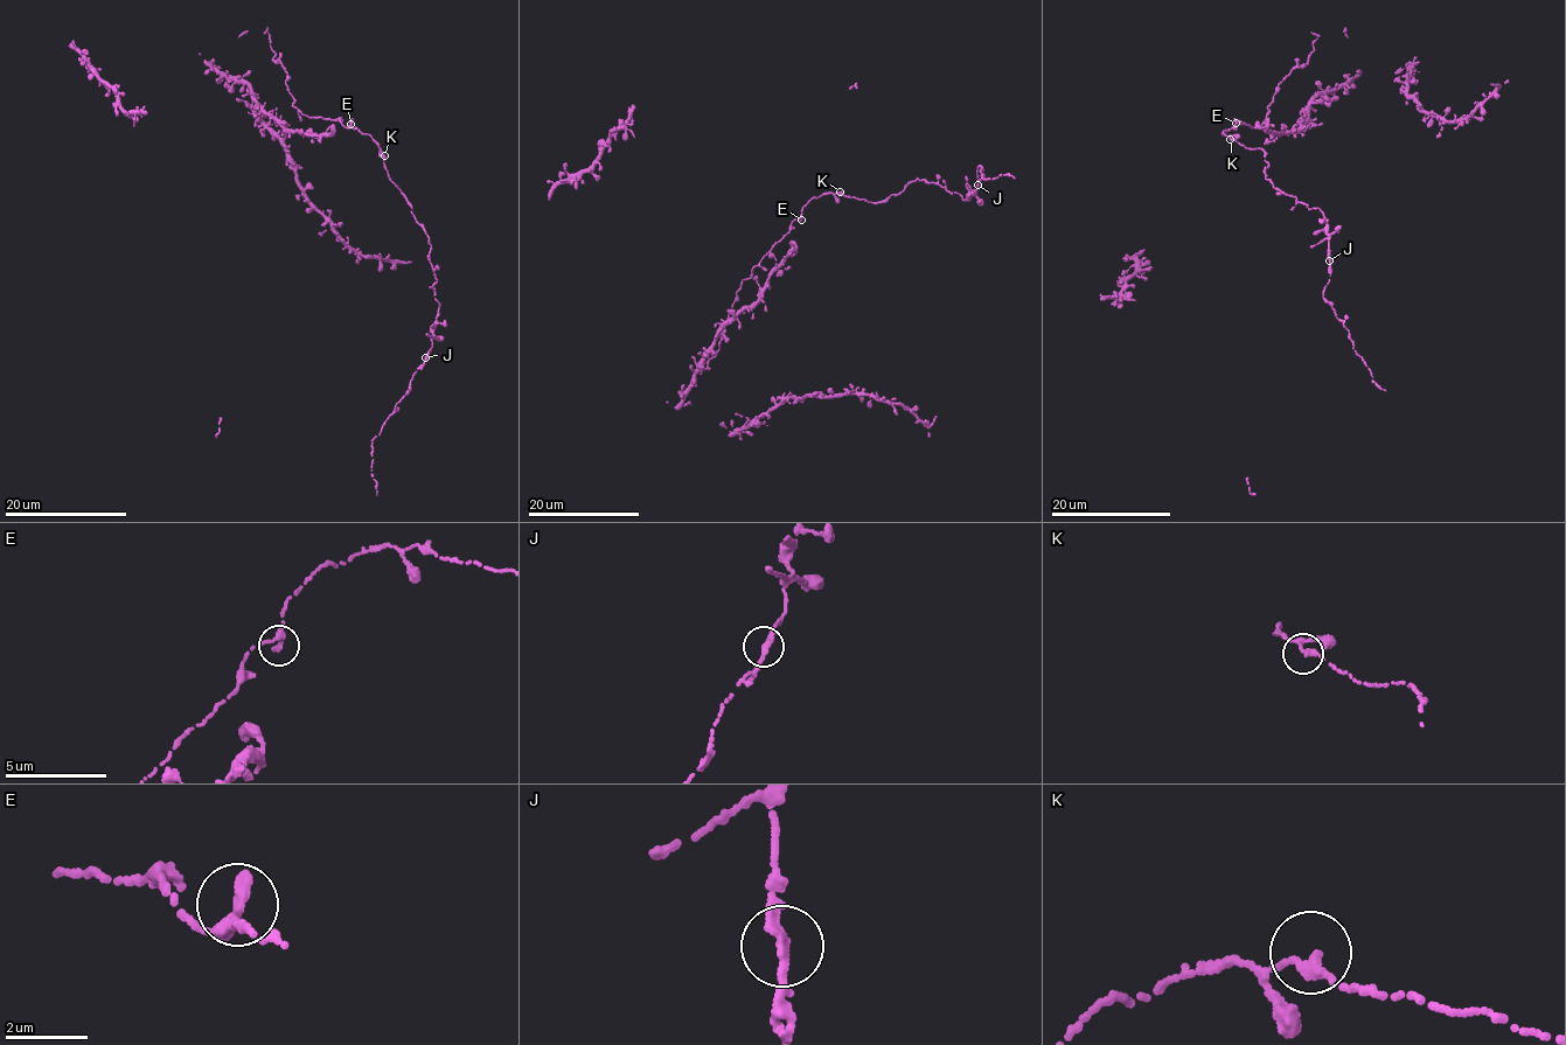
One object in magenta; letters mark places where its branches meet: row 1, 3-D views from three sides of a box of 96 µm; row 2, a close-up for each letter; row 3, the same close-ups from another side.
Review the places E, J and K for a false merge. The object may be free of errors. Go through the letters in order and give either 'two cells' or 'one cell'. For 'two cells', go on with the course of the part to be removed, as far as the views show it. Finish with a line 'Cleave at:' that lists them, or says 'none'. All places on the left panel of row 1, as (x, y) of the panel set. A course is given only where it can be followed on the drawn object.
E: one cell
J: one cell
K: one cell
Cleave at: none

